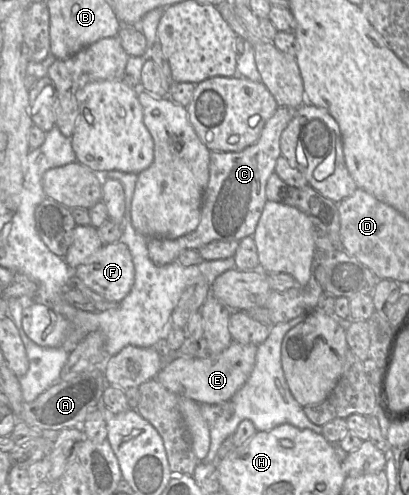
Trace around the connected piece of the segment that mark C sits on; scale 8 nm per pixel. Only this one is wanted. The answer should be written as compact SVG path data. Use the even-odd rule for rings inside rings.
M278 106L266 122L259 139L240 152L210 152L209 181L201 203L201 219L198 227L177 239L148 238L149 257L155 265L163 266L177 261L185 249L199 250L213 241L241 241L253 236L266 198L266 184L275 172L277 159L282 155L280 137L296 114L297 108Z

